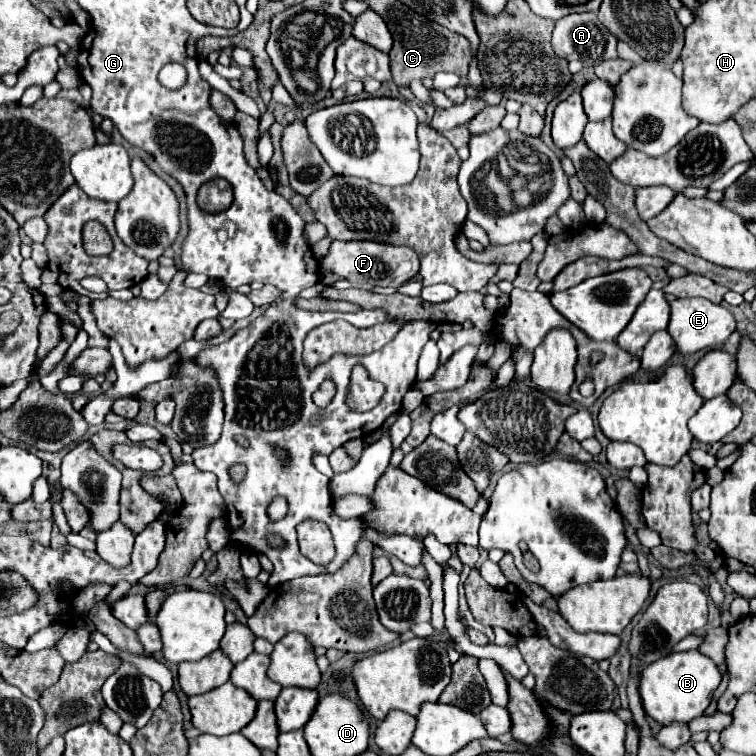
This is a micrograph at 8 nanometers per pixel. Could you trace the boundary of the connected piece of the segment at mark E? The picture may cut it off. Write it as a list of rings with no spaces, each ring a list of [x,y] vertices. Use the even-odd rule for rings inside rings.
[[[676,298],[670,302],[670,306],[672,306],[672,316],[668,332],[674,338],[678,352],[682,354],[694,354],[704,348],[720,346],[736,330],[736,320],[730,314],[730,310],[706,298]]]

